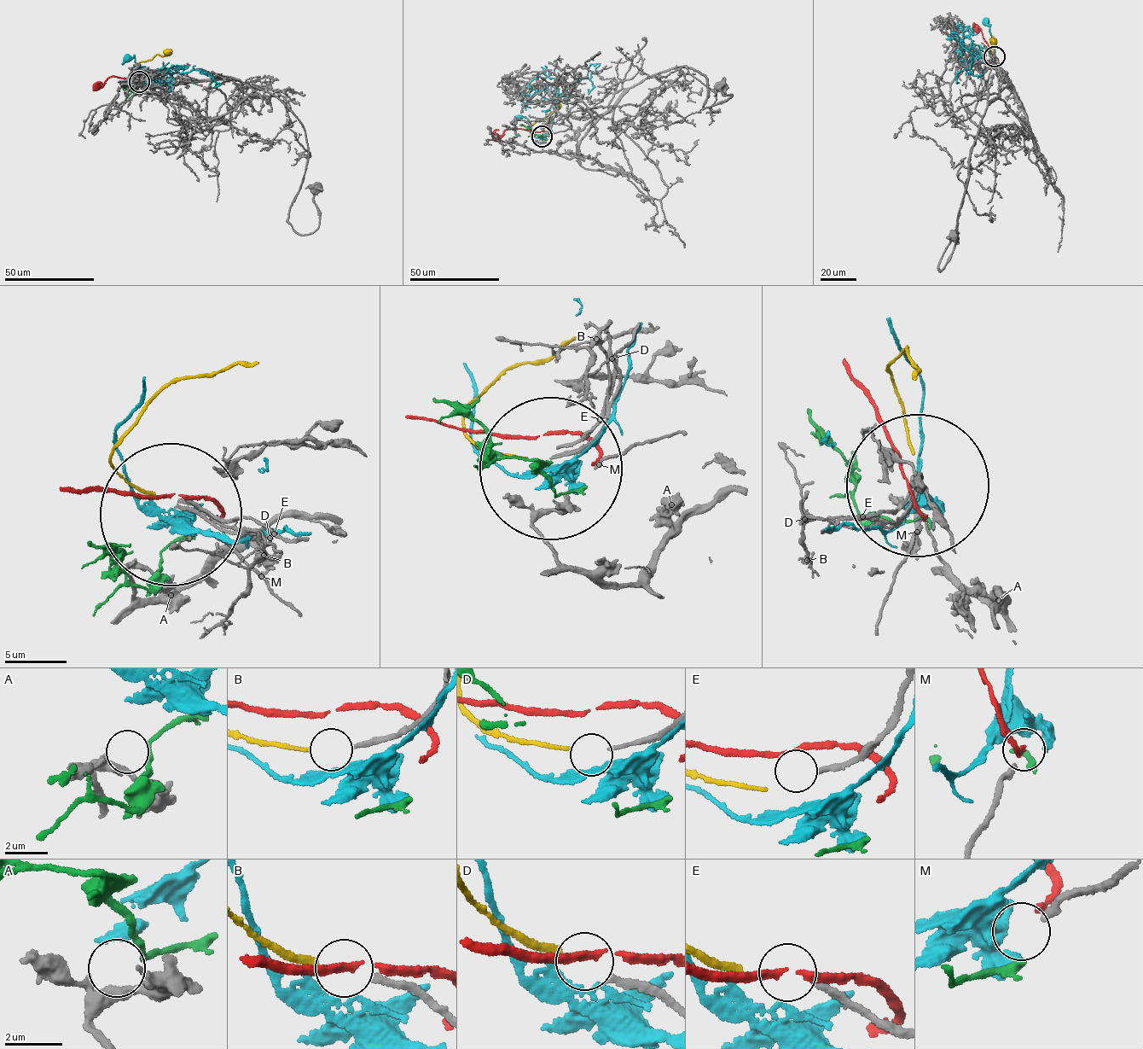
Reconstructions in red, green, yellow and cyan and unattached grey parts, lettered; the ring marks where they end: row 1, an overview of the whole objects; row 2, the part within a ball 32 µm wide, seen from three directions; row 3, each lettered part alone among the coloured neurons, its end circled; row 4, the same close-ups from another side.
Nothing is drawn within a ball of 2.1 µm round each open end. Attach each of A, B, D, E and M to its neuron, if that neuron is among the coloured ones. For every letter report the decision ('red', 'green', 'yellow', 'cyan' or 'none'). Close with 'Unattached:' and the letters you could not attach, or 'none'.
A: green
B: yellow
D: none
E: none
M: red
Unattached: D, E

